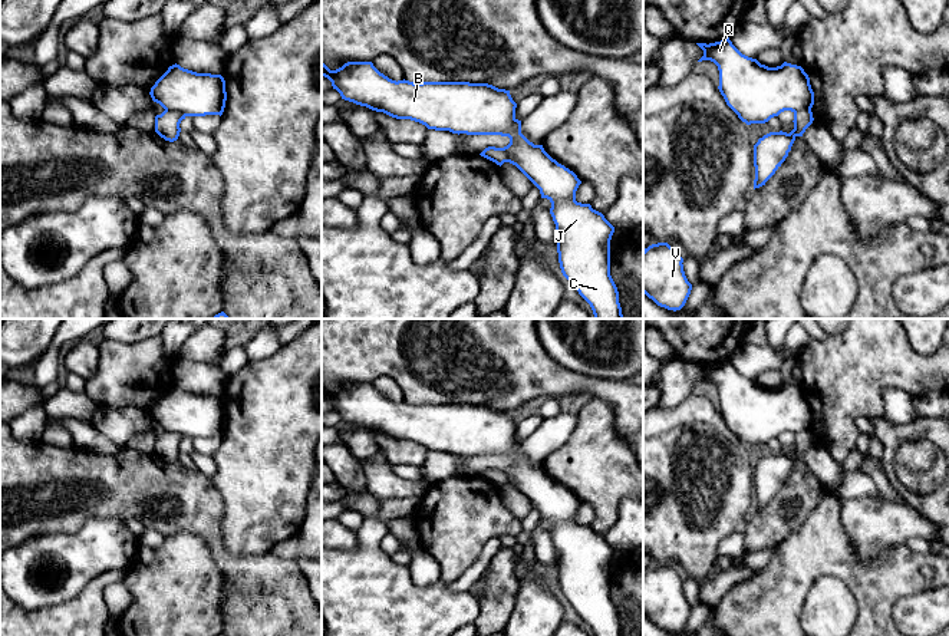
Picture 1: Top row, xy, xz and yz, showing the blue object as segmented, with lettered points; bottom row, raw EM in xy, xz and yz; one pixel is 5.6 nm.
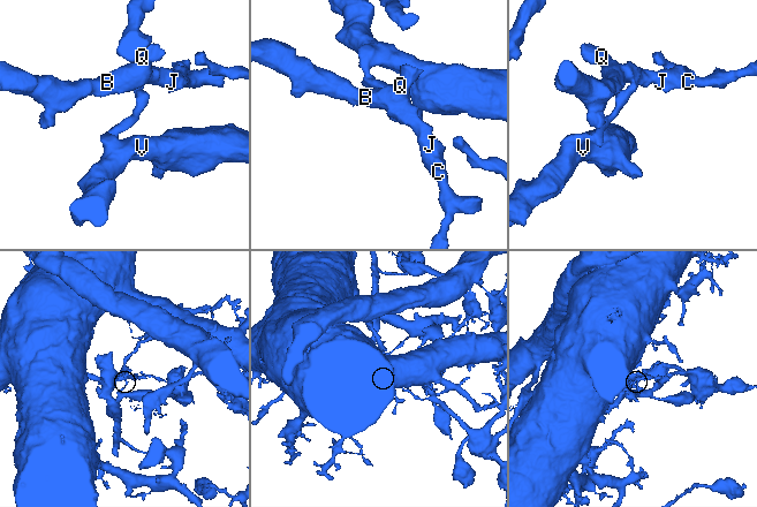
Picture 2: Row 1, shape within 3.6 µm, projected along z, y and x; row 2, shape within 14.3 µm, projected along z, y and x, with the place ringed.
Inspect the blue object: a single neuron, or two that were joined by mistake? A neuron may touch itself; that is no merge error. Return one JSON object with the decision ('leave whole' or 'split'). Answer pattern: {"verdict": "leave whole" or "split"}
{"verdict": "split"}

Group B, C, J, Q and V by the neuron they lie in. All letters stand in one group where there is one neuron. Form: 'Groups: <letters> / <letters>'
Groups: B C J Q / V

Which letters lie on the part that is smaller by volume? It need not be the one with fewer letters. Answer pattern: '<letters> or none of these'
V

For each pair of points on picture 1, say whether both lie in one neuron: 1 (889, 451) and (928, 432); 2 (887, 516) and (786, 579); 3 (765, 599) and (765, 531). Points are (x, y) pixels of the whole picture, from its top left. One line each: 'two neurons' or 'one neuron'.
1: one neuron
2: two neurons
3: two neurons

